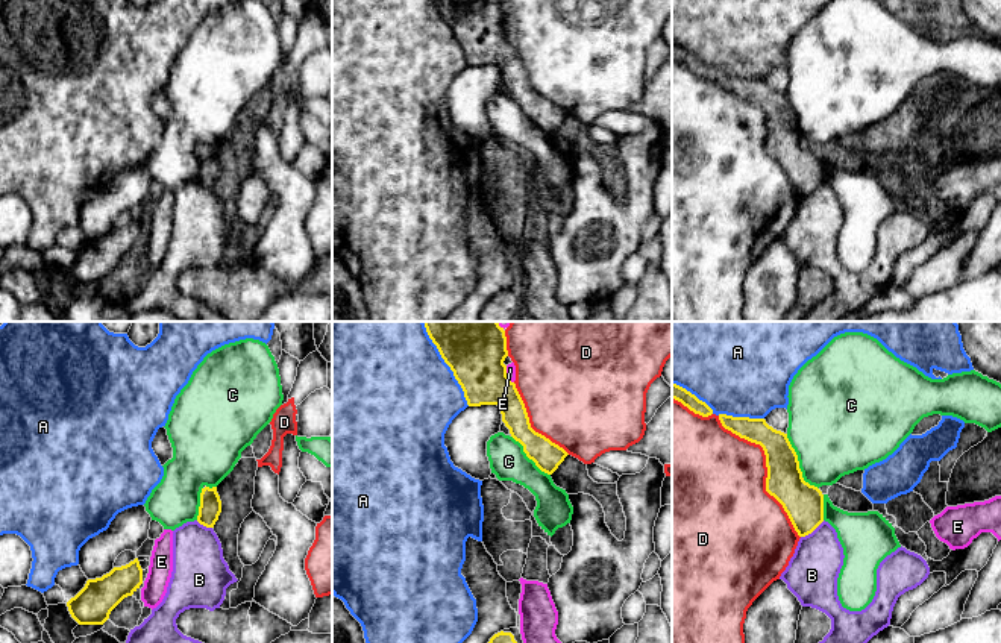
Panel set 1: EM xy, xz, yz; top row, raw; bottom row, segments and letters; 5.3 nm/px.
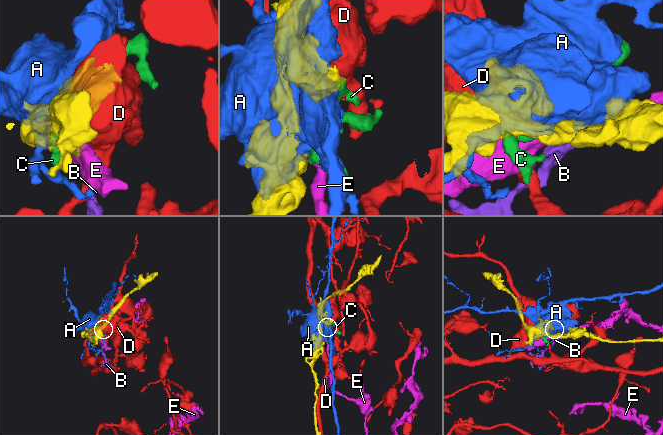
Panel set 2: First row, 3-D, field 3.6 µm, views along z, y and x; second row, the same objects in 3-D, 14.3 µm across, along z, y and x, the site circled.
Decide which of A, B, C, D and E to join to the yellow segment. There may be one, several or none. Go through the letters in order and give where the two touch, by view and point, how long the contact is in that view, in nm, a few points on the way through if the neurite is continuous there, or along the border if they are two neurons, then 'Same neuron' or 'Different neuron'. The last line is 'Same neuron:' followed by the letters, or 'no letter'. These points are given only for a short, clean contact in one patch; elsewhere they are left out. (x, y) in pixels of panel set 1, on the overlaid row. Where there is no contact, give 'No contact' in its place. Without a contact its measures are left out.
A: Touches yellow at xz (446, 363). Shared border 500 nm. Different neuron
B: Touches yellow at yz (812, 531). Shared border 160 nm. Different neuron
C: Touches yellow at yz (798, 464). Shared border 340 nm. Different neuron
D: Touches yellow at yz (768, 469). Shared border 800 nm. Different neuron
E: Touches yellow at xz (505, 375). Shared border 100 nm. Different neuron
Same neuron: no letter

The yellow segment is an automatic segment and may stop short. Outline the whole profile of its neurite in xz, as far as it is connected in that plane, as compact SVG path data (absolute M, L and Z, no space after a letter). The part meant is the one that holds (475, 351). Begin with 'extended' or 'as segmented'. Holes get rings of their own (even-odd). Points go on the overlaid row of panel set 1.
as segmented | M497 322L423 323L429 338L461 385L467 405L497 405L500 408L502 422L510 429L511 437L523 446L526 456L532 460L541 472L552 475L569 453L531 428L525 403L516 384L507 376L507 365L504 361L508 356L508 350L504 328L500 328Z

